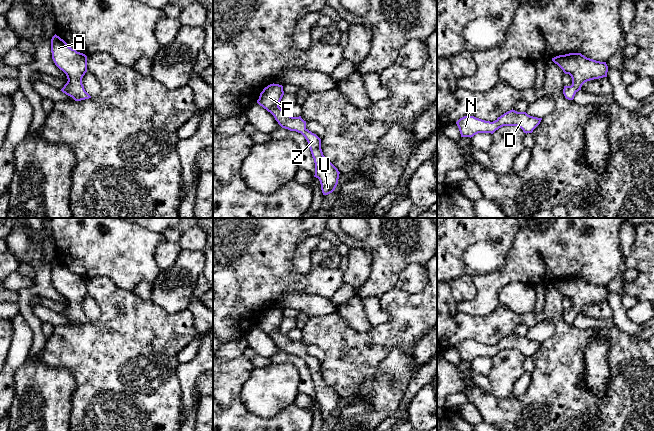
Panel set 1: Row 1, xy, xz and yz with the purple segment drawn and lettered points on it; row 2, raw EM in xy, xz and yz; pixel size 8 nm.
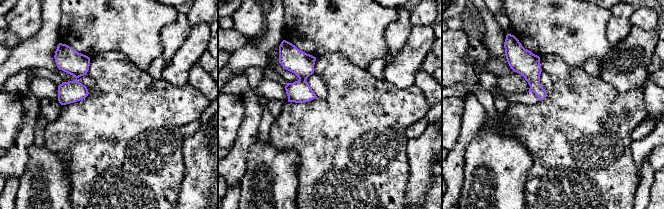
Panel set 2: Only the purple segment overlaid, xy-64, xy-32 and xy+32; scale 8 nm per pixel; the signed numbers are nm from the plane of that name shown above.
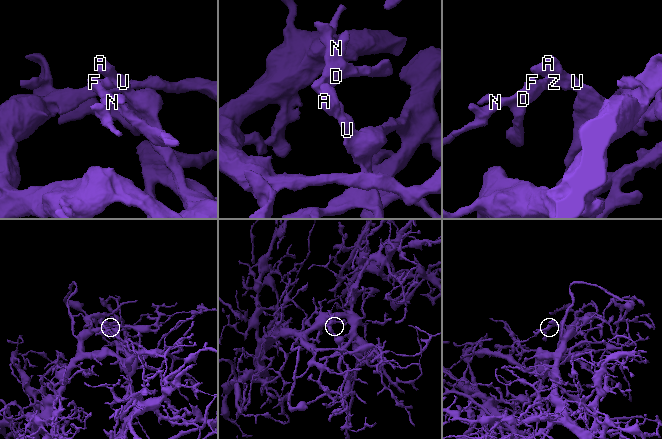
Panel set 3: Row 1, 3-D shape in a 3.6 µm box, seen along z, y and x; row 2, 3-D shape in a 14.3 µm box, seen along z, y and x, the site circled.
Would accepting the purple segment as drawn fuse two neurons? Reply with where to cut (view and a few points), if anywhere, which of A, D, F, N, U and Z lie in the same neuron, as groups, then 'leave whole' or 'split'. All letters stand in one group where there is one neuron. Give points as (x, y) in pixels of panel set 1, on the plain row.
cut none; groups A D F N U Z; leave whole

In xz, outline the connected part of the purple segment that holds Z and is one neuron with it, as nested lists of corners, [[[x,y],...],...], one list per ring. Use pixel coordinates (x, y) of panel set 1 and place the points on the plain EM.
[[[273,307],[263,313],[257,327],[270,336],[282,352],[296,355],[305,361],[315,387],[314,401],[319,403],[323,419],[328,419],[335,414],[340,396],[325,382],[321,373],[321,363],[306,352],[306,345],[301,340],[290,340],[287,334],[279,331],[283,319],[283,310]]]

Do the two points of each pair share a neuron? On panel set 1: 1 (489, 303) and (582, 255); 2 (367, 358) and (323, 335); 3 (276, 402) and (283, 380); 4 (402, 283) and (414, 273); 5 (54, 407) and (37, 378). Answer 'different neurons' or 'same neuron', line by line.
1: same neuron
2: same neuron
3: same neuron
4: same neuron
5: same neuron

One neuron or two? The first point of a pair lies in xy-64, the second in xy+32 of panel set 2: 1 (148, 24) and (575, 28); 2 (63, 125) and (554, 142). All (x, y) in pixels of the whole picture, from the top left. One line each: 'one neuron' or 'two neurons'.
1: one neuron
2: one neuron

